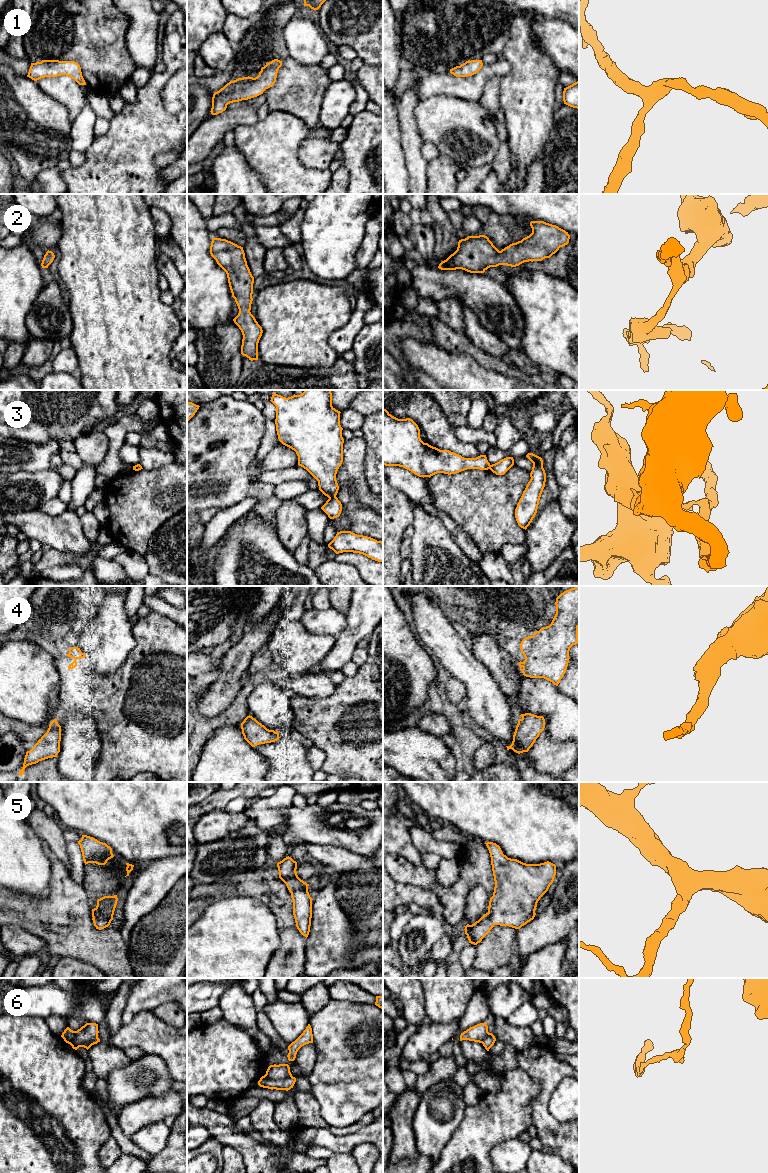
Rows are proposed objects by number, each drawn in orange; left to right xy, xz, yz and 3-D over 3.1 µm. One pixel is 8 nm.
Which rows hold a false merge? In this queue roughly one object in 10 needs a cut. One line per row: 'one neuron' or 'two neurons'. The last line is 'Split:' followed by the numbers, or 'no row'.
1: one neuron
2: one neuron
3: two neurons
4: one neuron
5: one neuron
6: two neurons
Split: 3, 6

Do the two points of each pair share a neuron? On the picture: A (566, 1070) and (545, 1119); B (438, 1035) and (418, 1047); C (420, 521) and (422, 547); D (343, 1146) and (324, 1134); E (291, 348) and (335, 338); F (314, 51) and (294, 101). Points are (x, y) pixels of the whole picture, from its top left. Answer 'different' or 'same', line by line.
A: same
B: same
C: same
D: same
E: different
F: different

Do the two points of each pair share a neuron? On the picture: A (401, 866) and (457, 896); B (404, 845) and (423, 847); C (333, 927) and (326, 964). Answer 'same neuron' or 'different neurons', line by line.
A: same neuron
B: different neurons
C: same neuron

